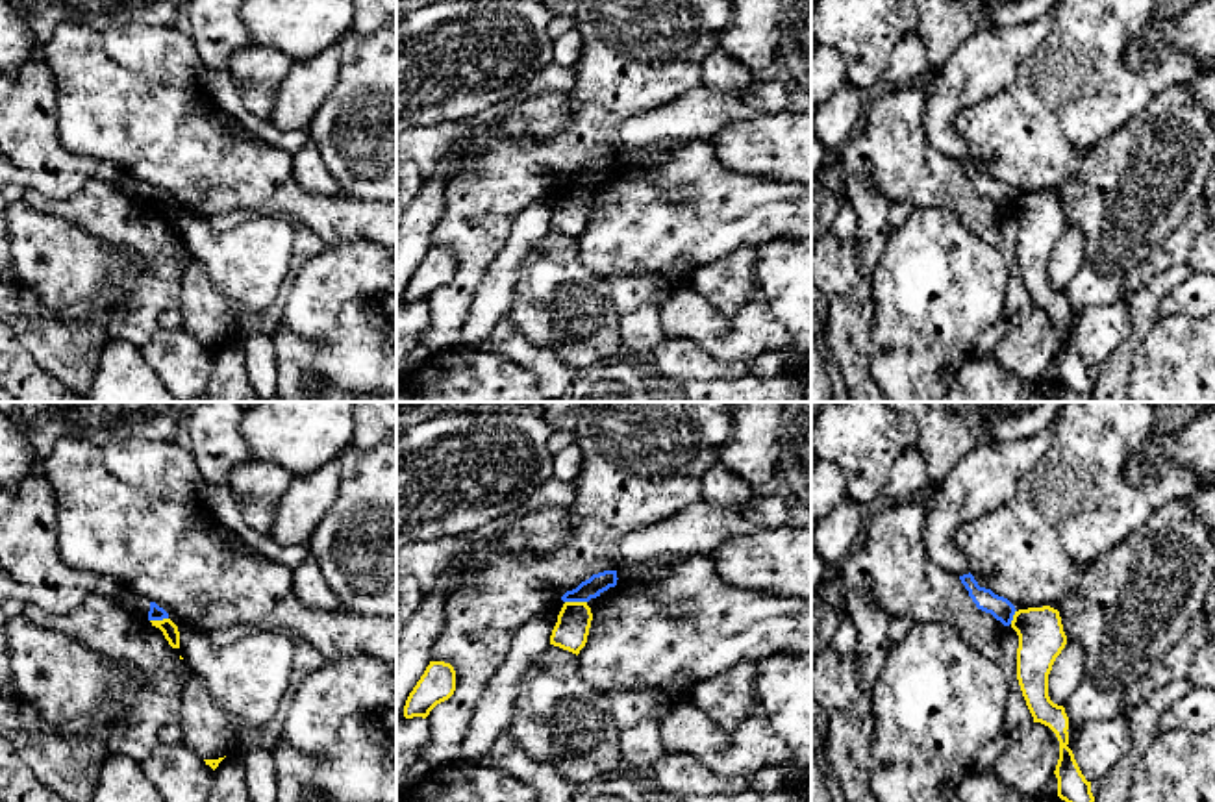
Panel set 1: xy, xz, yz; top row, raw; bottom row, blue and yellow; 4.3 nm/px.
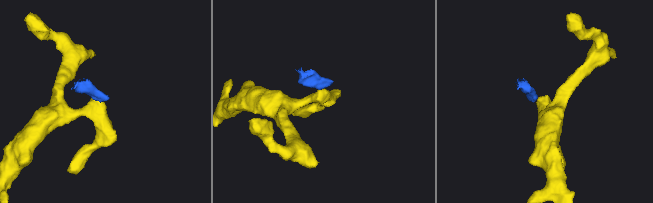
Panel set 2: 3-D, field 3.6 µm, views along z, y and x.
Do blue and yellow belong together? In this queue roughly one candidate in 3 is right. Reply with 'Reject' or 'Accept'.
Reject

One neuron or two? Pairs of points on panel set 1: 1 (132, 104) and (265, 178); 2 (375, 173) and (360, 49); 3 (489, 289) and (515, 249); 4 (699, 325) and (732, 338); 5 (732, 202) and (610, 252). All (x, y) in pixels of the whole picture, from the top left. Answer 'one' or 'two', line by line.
1: one
2: one
3: one
4: one
5: one

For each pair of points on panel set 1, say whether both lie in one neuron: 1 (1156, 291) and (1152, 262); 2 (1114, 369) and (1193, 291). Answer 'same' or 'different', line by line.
1: different
2: different

